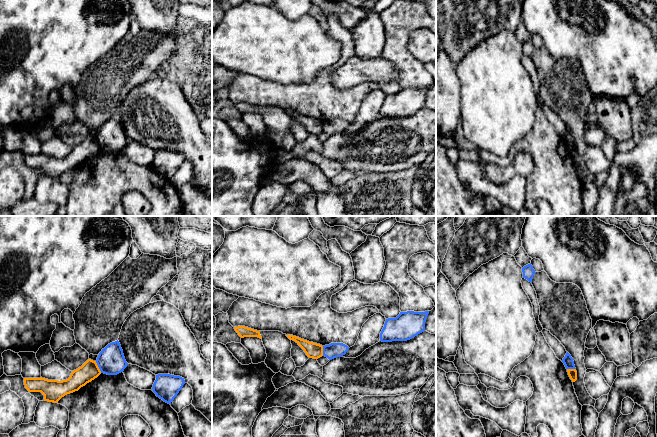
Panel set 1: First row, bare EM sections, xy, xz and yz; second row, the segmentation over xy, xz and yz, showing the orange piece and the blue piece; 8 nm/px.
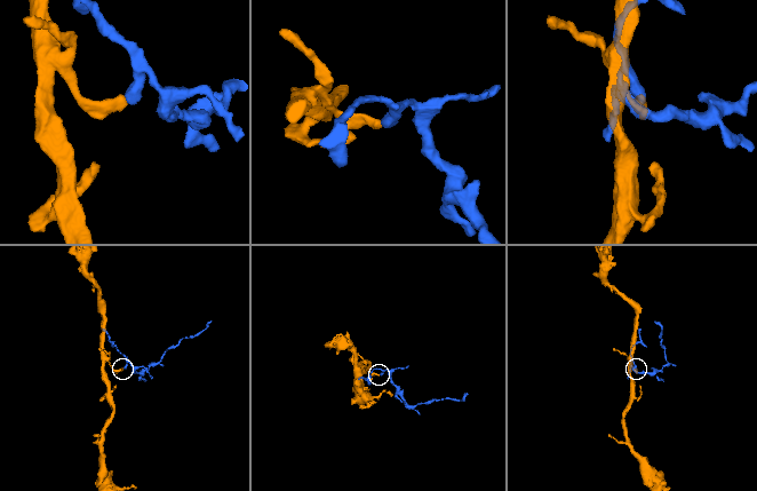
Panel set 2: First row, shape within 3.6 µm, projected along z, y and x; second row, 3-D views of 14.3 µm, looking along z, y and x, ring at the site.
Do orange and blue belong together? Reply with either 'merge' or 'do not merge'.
do not merge

